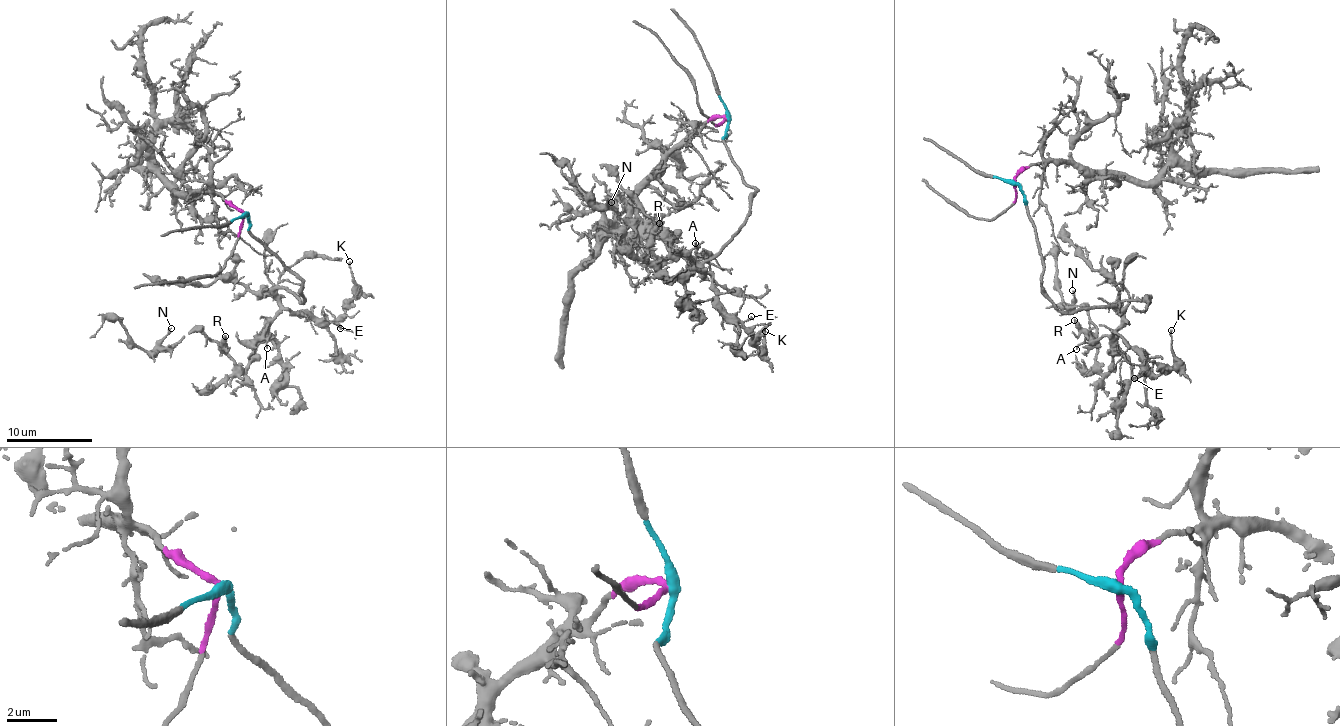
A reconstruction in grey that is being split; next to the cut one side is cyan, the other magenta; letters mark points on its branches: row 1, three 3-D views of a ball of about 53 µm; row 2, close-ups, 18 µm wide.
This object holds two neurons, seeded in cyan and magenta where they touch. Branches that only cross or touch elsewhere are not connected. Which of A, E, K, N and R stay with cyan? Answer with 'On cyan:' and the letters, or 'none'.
On cyan: A, E, K, N, R

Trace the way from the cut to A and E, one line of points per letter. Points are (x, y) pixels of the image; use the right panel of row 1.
A: (1015, 182), (1044, 267), (1041, 291), (1070, 313), (1108, 305), (1122, 319), (1115, 331), (1076, 349)
E: (1015, 182), (1044, 267), (1041, 291), (1070, 313), (1108, 305), (1118, 314), (1116, 330), (1143, 364), (1134, 379)

